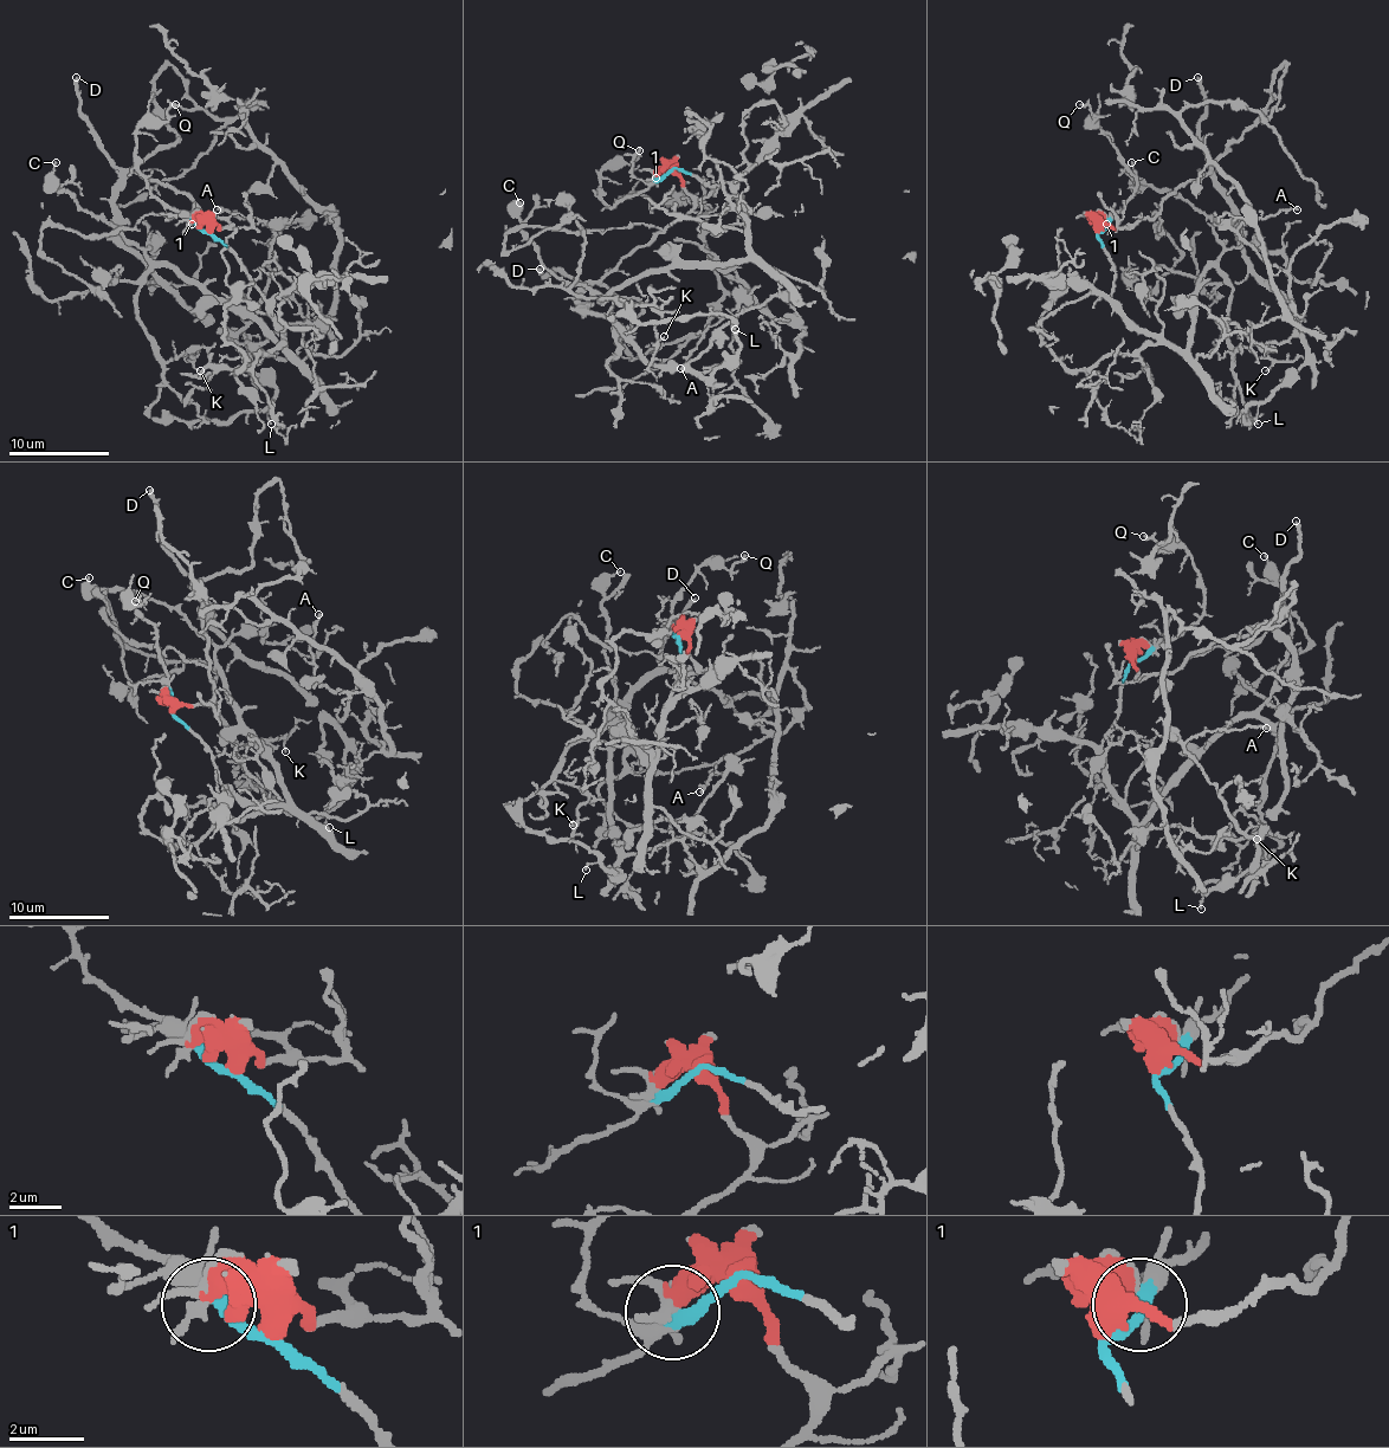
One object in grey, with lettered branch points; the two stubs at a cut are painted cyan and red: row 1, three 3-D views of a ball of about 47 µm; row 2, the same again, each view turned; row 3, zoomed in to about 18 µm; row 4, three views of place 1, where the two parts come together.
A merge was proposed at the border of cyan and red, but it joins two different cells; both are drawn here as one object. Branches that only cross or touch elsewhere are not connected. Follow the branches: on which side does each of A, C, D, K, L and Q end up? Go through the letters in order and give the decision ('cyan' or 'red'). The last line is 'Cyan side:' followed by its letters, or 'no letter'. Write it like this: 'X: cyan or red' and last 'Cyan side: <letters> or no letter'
A: red
C: cyan
D: red
K: cyan
L: red
Q: cyan
Cyan side: C, K, Q

